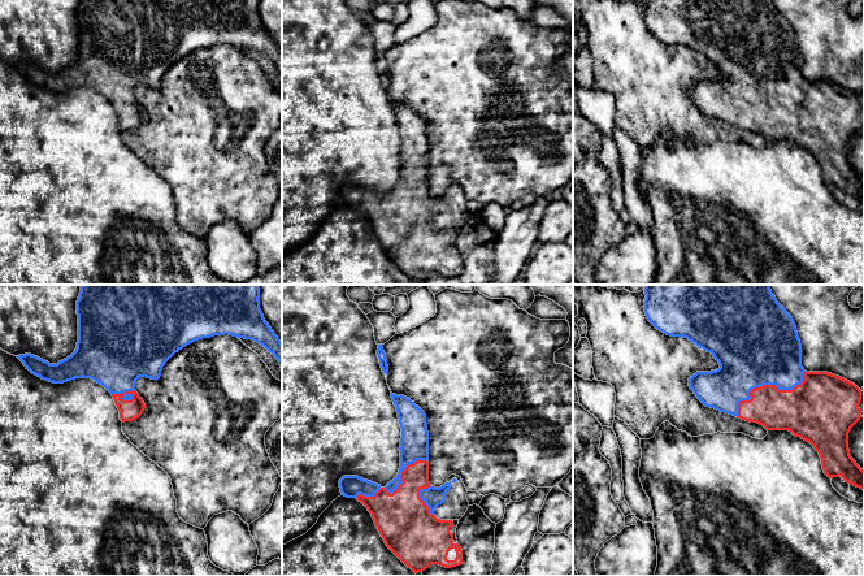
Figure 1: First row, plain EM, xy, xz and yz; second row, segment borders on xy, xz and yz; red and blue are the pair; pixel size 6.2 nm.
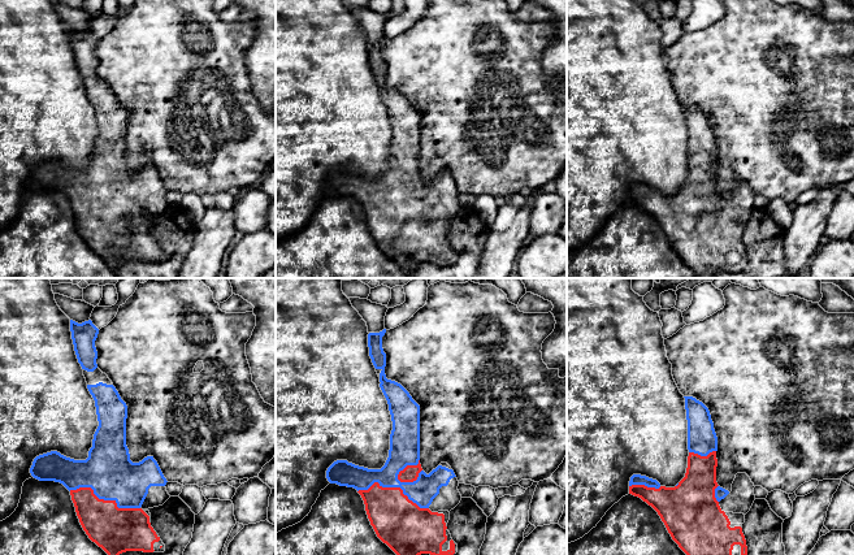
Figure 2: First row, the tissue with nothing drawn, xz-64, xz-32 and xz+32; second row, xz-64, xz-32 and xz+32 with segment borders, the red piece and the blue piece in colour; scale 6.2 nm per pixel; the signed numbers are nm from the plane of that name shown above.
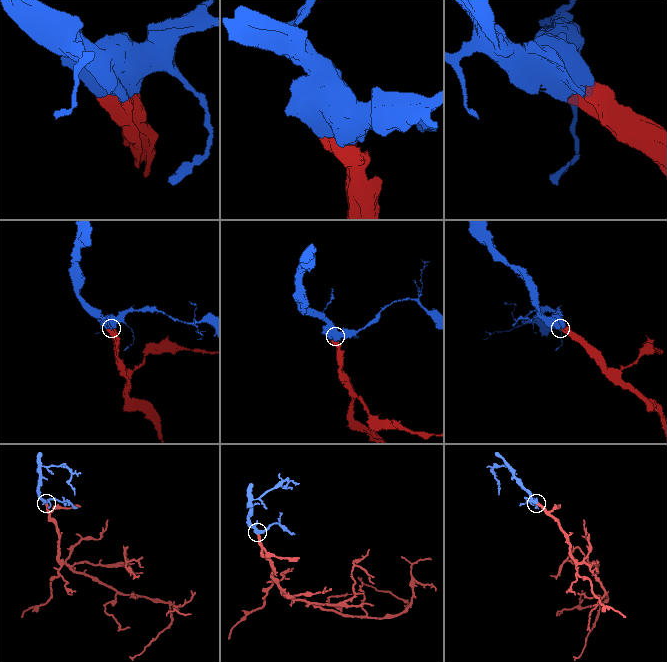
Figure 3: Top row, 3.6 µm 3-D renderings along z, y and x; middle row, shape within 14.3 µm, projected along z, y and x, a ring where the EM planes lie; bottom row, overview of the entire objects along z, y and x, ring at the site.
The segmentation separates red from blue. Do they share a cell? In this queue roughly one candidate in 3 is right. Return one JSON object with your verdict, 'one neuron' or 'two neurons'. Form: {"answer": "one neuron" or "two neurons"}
{"answer": "one neuron"}

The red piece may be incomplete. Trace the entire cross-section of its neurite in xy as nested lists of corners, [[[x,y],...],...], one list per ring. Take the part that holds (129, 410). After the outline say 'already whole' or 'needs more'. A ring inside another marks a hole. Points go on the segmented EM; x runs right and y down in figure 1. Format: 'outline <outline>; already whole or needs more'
outline [[[82,285],[77,300],[78,342],[75,351],[57,364],[31,355],[18,355],[26,369],[42,380],[64,384],[91,378],[113,397],[122,423],[138,419],[146,404],[135,390],[139,377],[159,380],[165,363],[187,345],[214,335],[252,339],[282,363],[282,342],[265,321],[260,309],[260,285]]]; needs more

